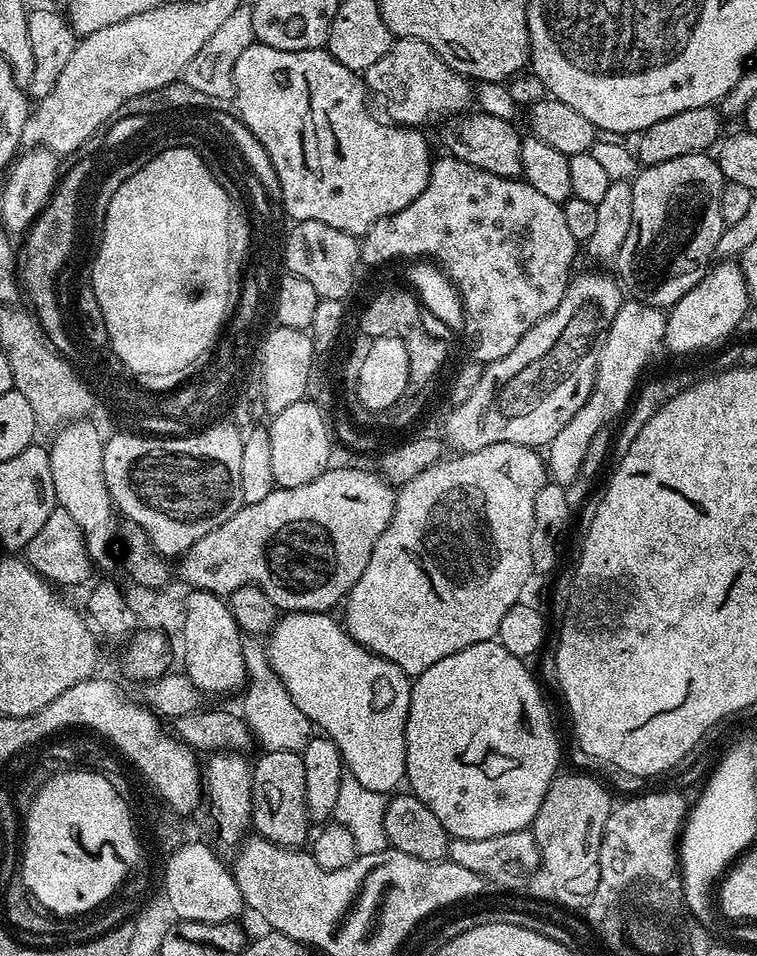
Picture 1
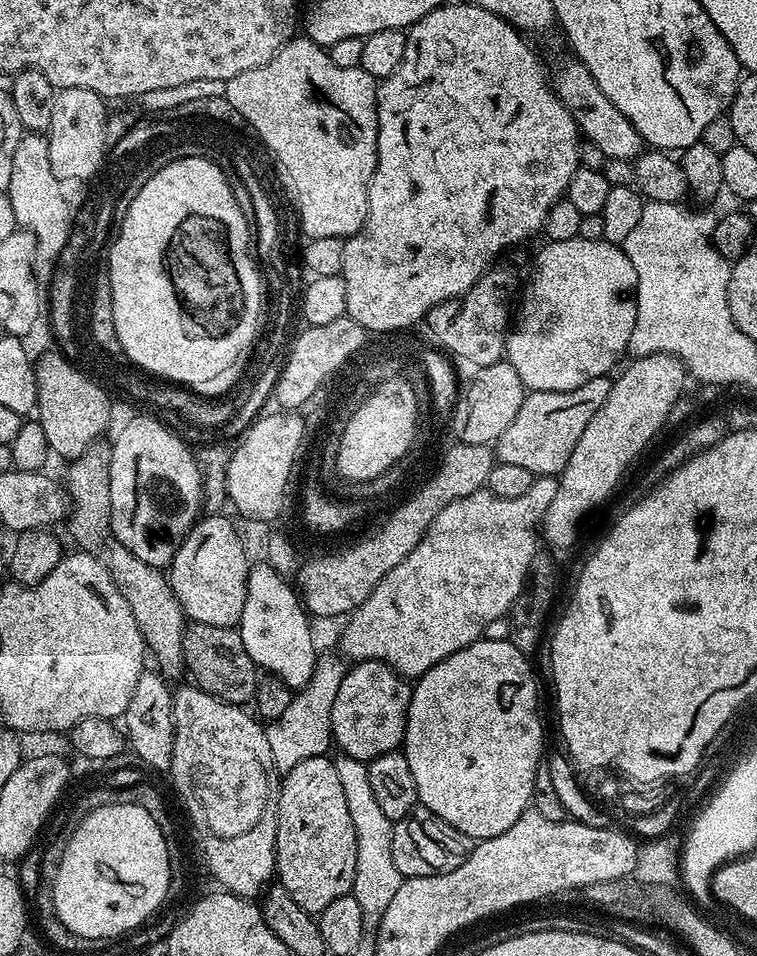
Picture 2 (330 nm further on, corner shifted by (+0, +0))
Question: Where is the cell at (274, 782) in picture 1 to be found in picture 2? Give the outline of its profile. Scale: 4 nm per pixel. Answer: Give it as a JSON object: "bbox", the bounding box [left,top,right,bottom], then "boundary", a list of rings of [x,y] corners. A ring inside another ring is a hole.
{"bbox":[276,755,358,914],"boundary":[[[327,755],[308,757],[283,773],[280,782],[276,819],[278,883],[290,892],[302,910],[319,914],[334,898],[351,893],[354,866],[358,866],[358,842],[335,759]]]}

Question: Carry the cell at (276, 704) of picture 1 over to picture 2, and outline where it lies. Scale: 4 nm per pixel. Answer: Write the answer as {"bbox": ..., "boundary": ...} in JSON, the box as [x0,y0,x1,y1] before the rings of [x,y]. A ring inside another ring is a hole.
{"bbox":[267,651,347,772],"boundary":[[[337,651],[319,653],[308,685],[293,695],[284,714],[267,725],[267,741],[278,772],[289,772],[306,758],[325,755],[331,749],[333,704],[347,669],[347,663]]]}

